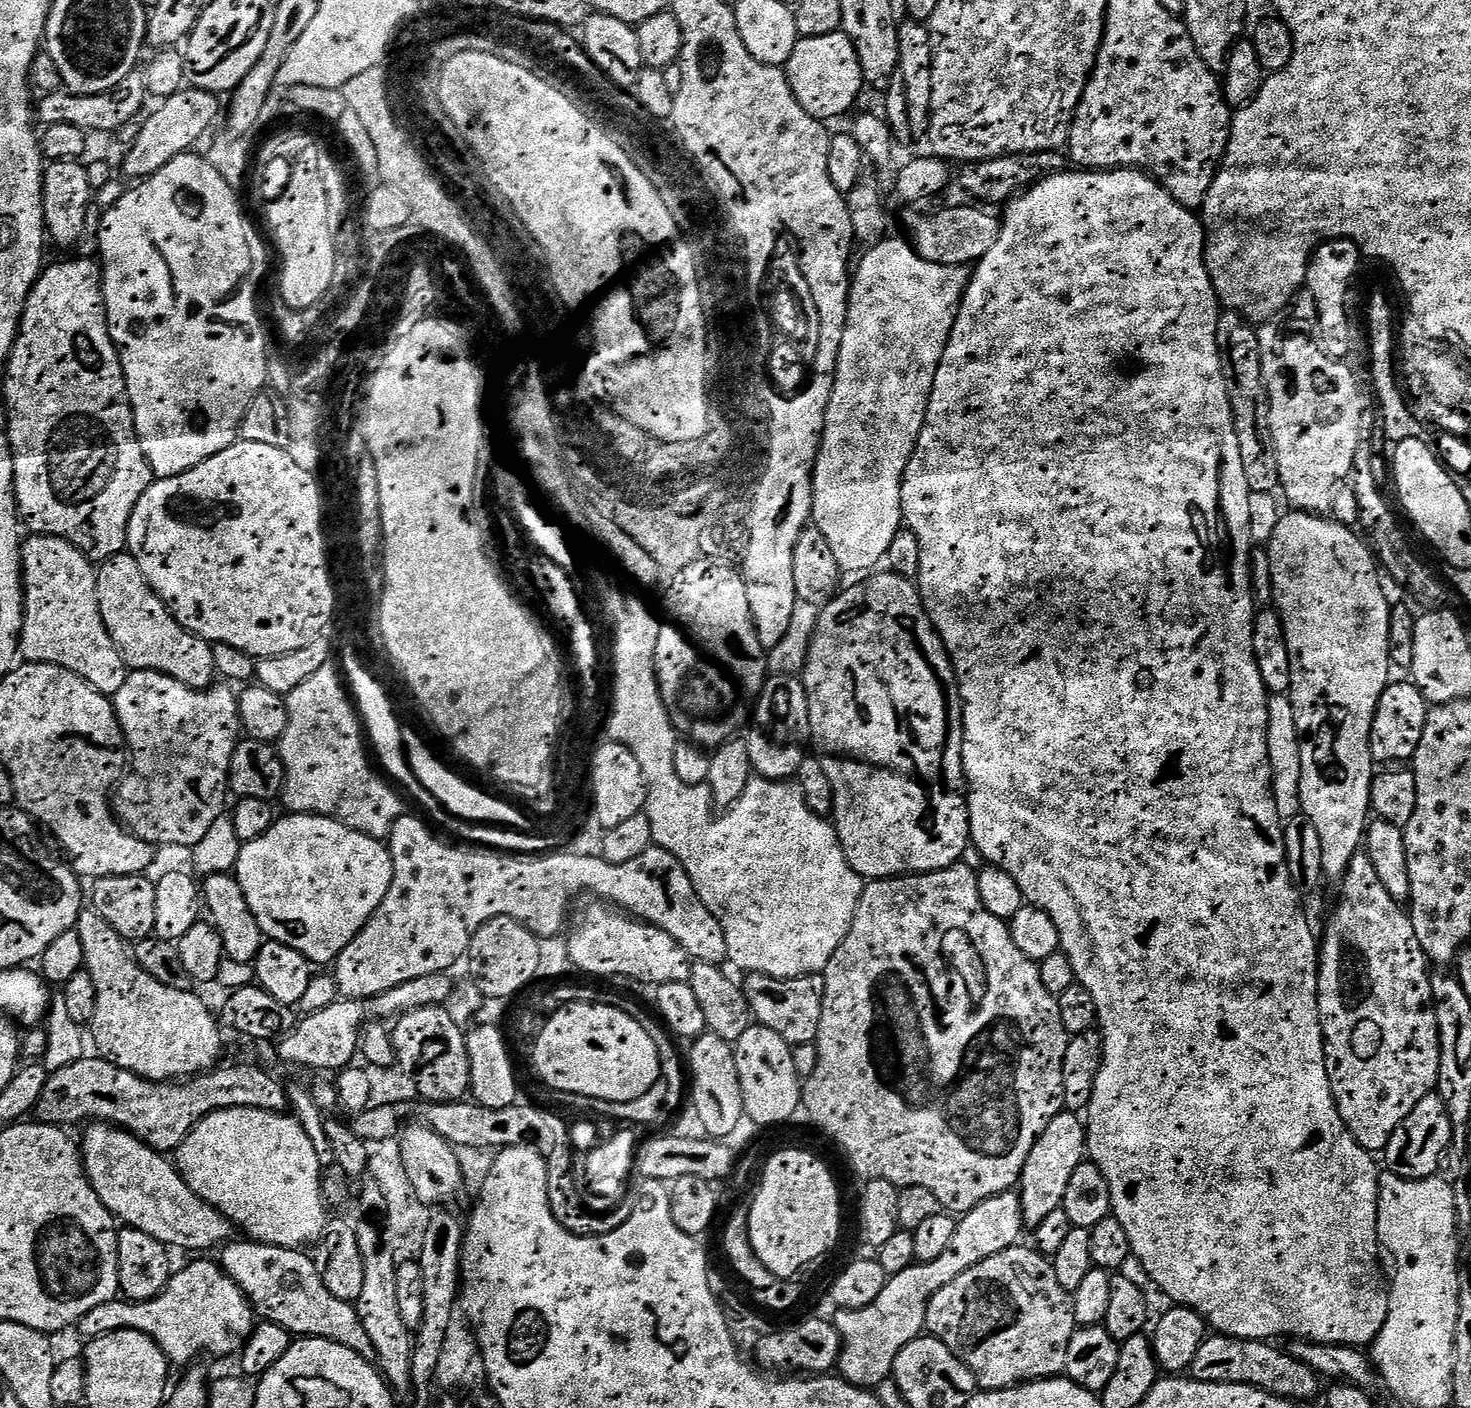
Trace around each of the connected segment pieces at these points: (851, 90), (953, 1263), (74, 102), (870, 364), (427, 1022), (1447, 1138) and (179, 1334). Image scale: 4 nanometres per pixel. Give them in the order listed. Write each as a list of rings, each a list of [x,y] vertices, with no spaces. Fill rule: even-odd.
[[[843,30],[822,34],[822,38],[797,39],[794,54],[790,54],[786,65],[786,75],[802,110],[821,122],[846,115],[855,106],[860,91],[866,88],[858,50],[854,50],[854,42]]]
[[[1015,1191],[1004,1192],[984,1200],[977,1208],[959,1217],[952,1246],[929,1264],[919,1262],[891,1277],[878,1298],[866,1308],[837,1311],[834,1316],[840,1332],[842,1347],[838,1372],[857,1388],[875,1389],[884,1379],[893,1375],[898,1354],[912,1340],[917,1340],[926,1328],[928,1302],[934,1294],[954,1282],[968,1268],[983,1260],[1002,1254],[1007,1248],[1017,1247],[1020,1231],[1025,1231],[1024,1215],[1020,1212],[1020,1198]]]
[[[137,70],[131,72],[118,84],[111,87],[110,90],[96,95],[74,95],[66,90],[44,94],[37,101],[35,115],[37,121],[48,127],[50,125],[72,125],[78,126],[84,131],[116,130],[125,124],[131,123],[144,106],[148,99],[147,84],[145,82],[143,71]]]
[[[885,238],[882,242],[872,245],[863,253],[860,265],[855,265],[854,275],[850,280],[848,294],[848,321],[846,334],[842,337],[842,350],[838,354],[836,381],[830,394],[830,406],[826,410],[824,437],[820,439],[820,453],[816,456],[816,469],[812,472],[812,520],[814,526],[822,532],[838,562],[841,573],[864,572],[871,573],[885,563],[890,542],[902,530],[904,511],[902,510],[902,482],[906,474],[906,466],[910,466],[910,458],[918,446],[918,434],[922,434],[922,426],[926,422],[926,410],[930,402],[930,394],[934,390],[934,374],[938,374],[938,366],[942,362],[942,354],[946,350],[946,342],[954,330],[954,322],[958,318],[960,303],[968,283],[972,277],[969,265],[946,266],[923,260],[907,239],[892,240]]]
[[[425,1010],[397,1019],[391,1029],[396,1064],[400,1072],[412,1078],[421,1101],[455,1104],[463,1101],[471,1089],[466,1032],[456,1025],[456,1021],[457,1017],[451,1011]]]
[[[1439,1094],[1422,1098],[1414,1110],[1404,1119],[1403,1125],[1390,1138],[1388,1147],[1382,1153],[1387,1171],[1403,1180],[1425,1180],[1437,1175],[1441,1170],[1440,1159],[1449,1155],[1452,1146],[1452,1127],[1446,1114],[1446,1106]]]
[[[196,1258],[193,1264],[184,1269],[173,1271],[172,1279],[168,1281],[166,1290],[161,1296],[156,1296],[146,1303],[137,1304],[131,1300],[117,1298],[108,1304],[96,1306],[80,1319],[78,1331],[85,1336],[85,1341],[91,1342],[99,1336],[109,1336],[118,1330],[138,1330],[146,1334],[166,1354],[166,1358],[173,1365],[188,1364],[196,1360],[205,1352],[208,1356],[232,1356],[244,1351],[244,1344],[252,1337],[252,1331],[258,1323],[258,1317],[252,1303],[244,1297],[244,1291],[227,1276],[215,1259]]]

